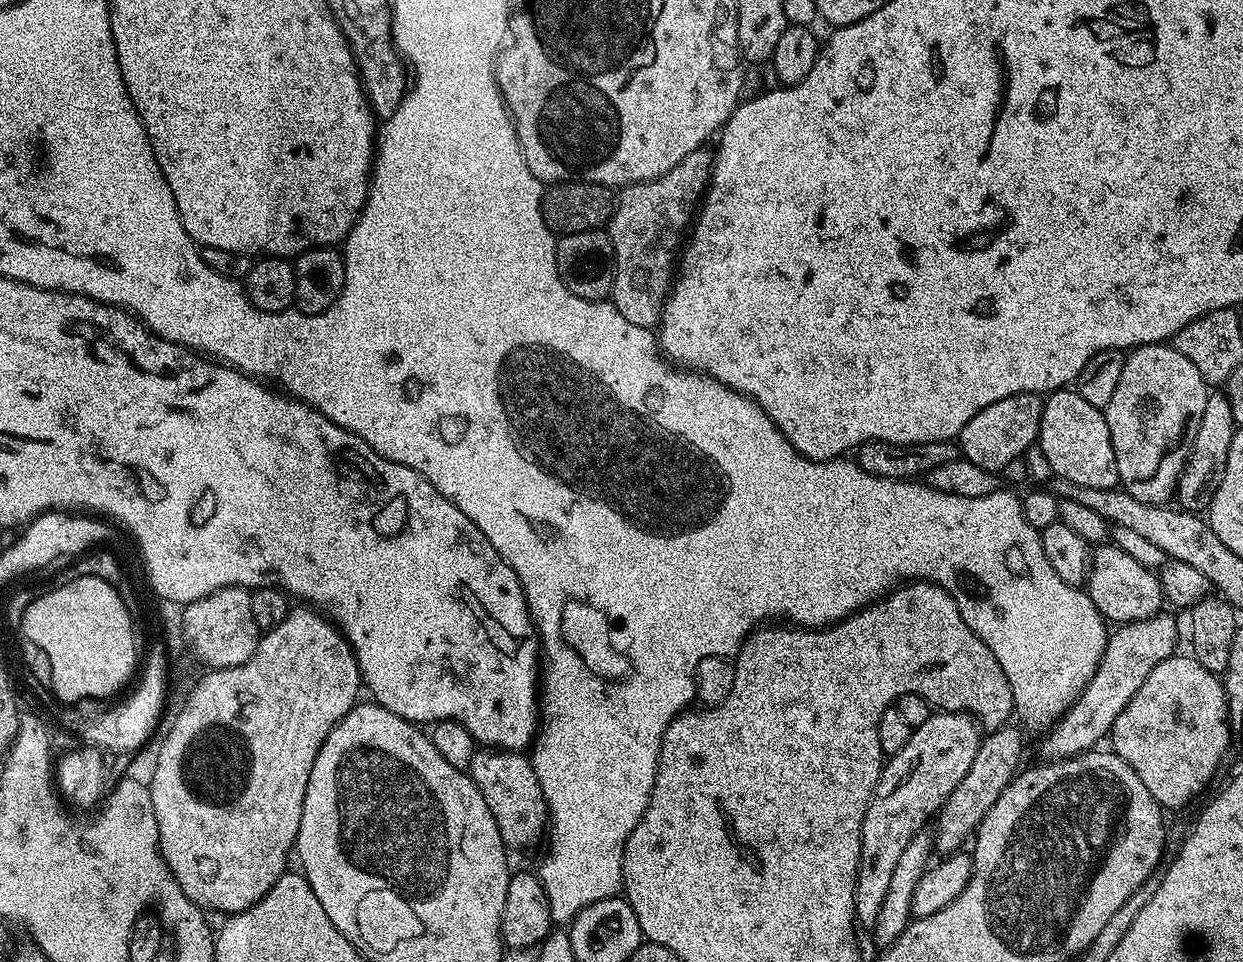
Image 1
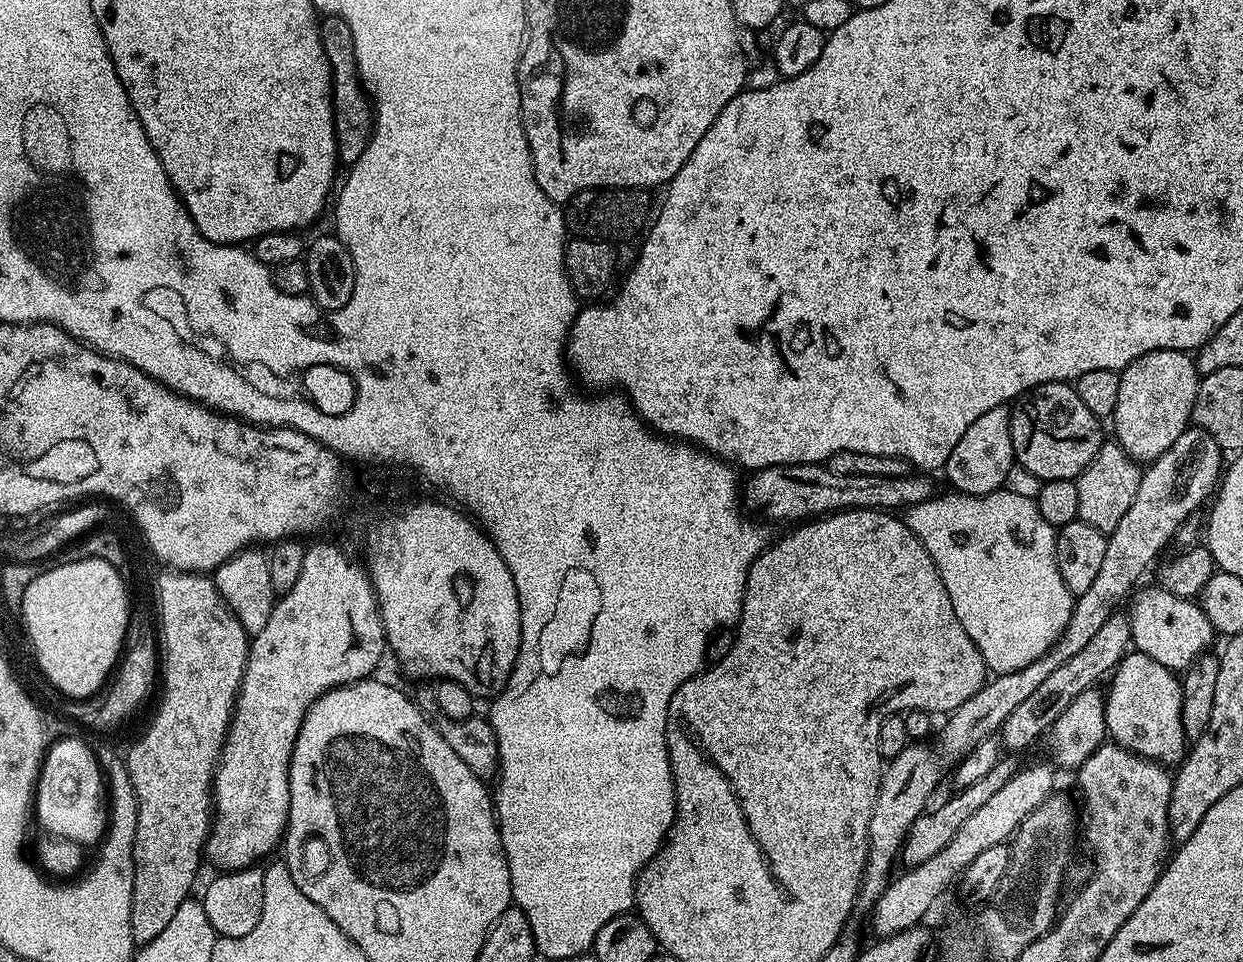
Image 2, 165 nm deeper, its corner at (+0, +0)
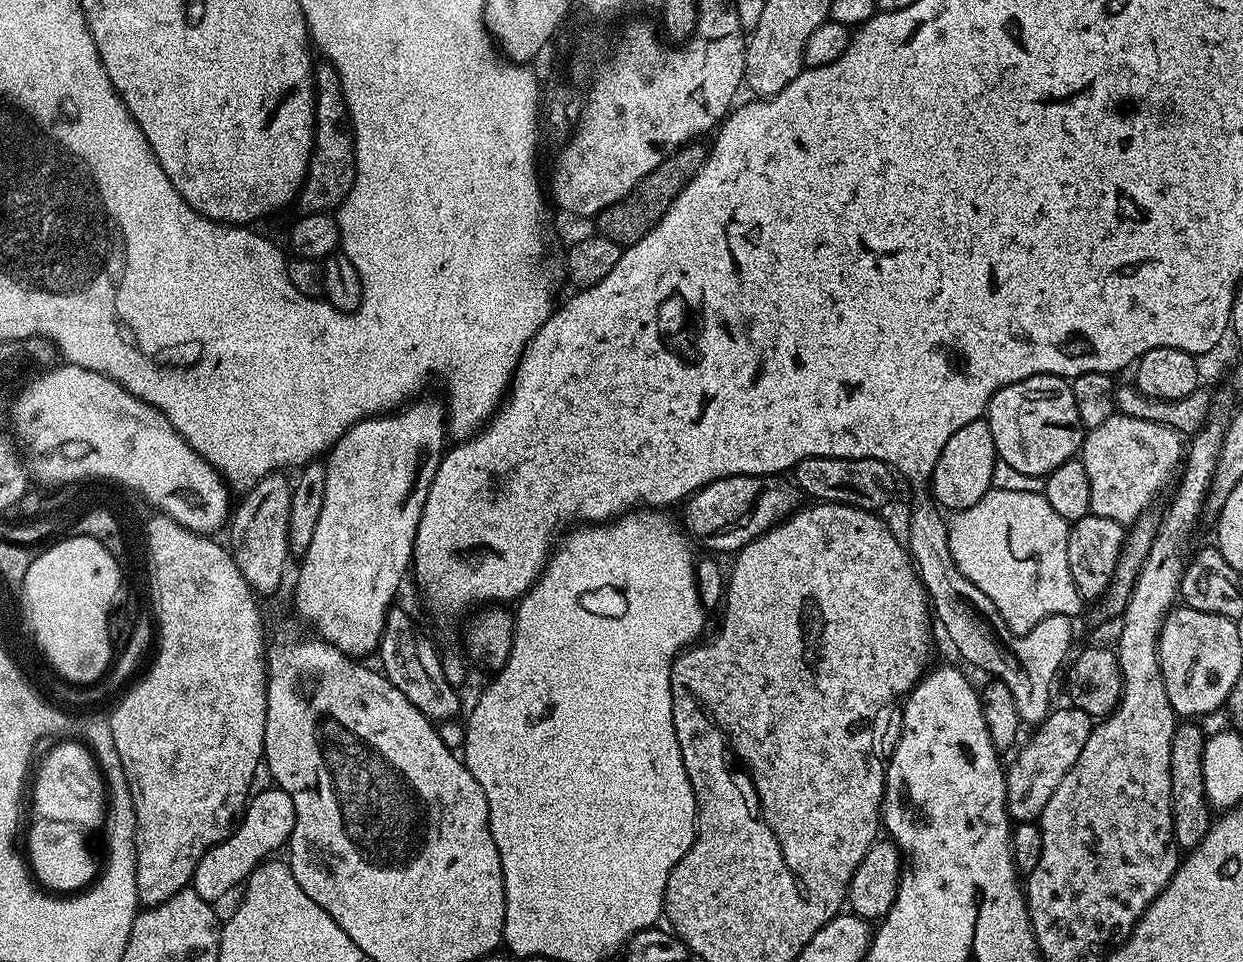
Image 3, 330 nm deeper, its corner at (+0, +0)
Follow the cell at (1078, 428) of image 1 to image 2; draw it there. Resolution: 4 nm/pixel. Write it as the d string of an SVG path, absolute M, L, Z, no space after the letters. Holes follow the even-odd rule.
M1071 383L1039 384L1023 396L1017 396L1010 411L1016 464L1042 481L1075 480L1094 462L1098 450L1106 443L1100 429L1101 417L1090 414Z

